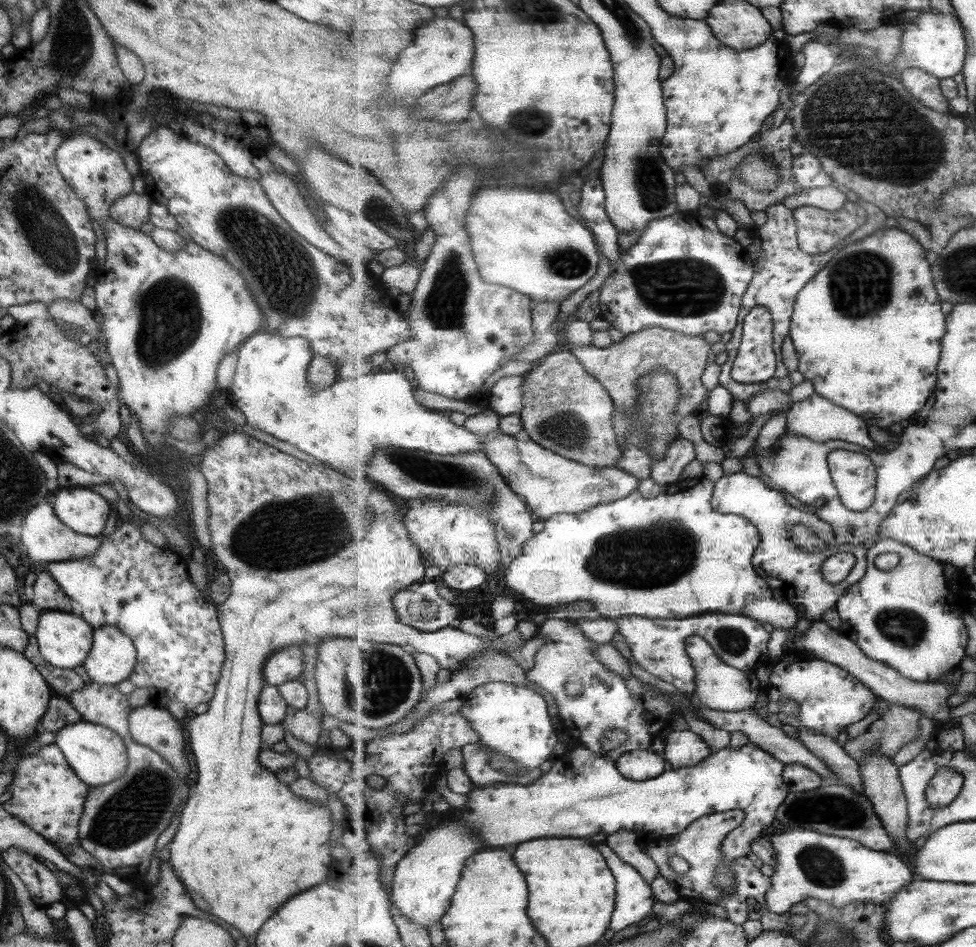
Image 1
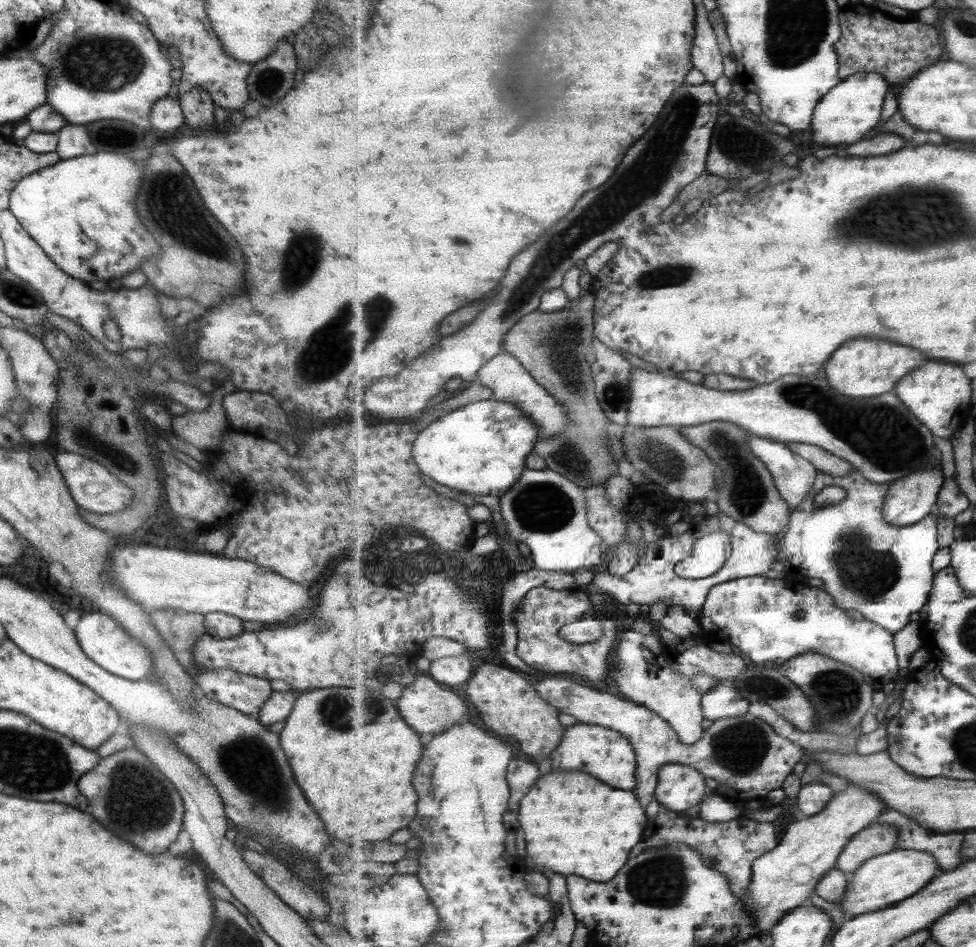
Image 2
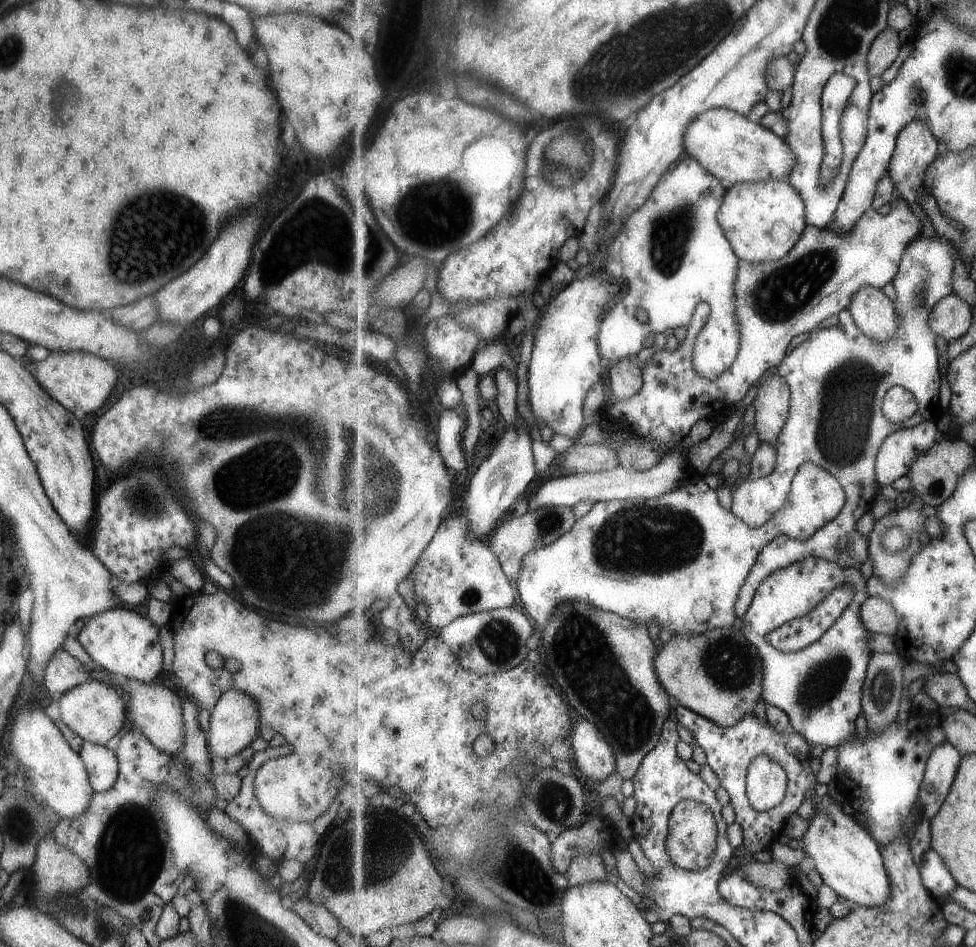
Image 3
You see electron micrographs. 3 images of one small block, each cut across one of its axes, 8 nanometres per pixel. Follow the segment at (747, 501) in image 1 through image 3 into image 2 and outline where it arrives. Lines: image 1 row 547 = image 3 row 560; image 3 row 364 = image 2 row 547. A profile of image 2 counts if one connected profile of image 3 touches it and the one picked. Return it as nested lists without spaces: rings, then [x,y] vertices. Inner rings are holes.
[[[854,470],[849,476],[831,476],[829,473],[820,473],[811,489],[811,492],[807,495],[807,498],[798,505],[792,513],[790,524],[785,532],[779,536],[781,542],[781,552],[777,555],[777,560],[783,563],[785,571],[789,576],[802,575],[803,577],[819,578],[823,582],[823,588],[830,593],[834,598],[834,603],[845,611],[855,610],[860,612],[865,619],[869,619],[879,625],[881,625],[887,632],[892,632],[894,635],[901,632],[911,622],[911,614],[915,612],[921,612],[925,608],[925,604],[929,602],[931,591],[934,587],[934,580],[936,578],[936,572],[933,570],[933,558],[939,550],[939,542],[937,542],[937,518],[934,515],[929,515],[927,518],[921,520],[917,524],[894,525],[888,523],[884,516],[884,503],[887,497],[886,492],[889,490],[890,484],[879,484],[873,481],[867,480],[861,472]],[[827,486],[840,486],[847,491],[847,498],[838,502],[837,504],[827,505],[826,507],[818,507],[814,502],[816,496],[827,488]]]

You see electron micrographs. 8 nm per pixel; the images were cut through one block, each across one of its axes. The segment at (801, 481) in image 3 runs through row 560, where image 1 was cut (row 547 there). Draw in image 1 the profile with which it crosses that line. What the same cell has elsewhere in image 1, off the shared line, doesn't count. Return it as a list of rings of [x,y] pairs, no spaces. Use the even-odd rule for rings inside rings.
[[[706,477],[690,478],[679,480],[678,483],[666,487],[659,496],[645,497],[637,489],[635,492],[631,492],[627,498],[609,504],[599,504],[587,512],[579,514],[563,513],[552,516],[546,521],[545,528],[539,534],[534,534],[525,542],[522,553],[505,571],[505,582],[507,582],[507,586],[525,594],[526,598],[532,600],[535,604],[567,604],[567,602],[577,602],[577,600],[593,602],[596,609],[606,618],[618,619],[620,616],[637,615],[650,619],[681,619],[689,617],[689,614],[705,614],[705,612],[743,613],[745,616],[753,617],[753,620],[758,620],[761,623],[767,622],[775,629],[793,631],[797,626],[797,620],[799,620],[799,609],[796,610],[796,606],[791,602],[775,600],[768,580],[759,575],[757,568],[752,563],[757,548],[761,546],[758,528],[744,516],[717,512],[712,507],[714,488],[715,483]]]

